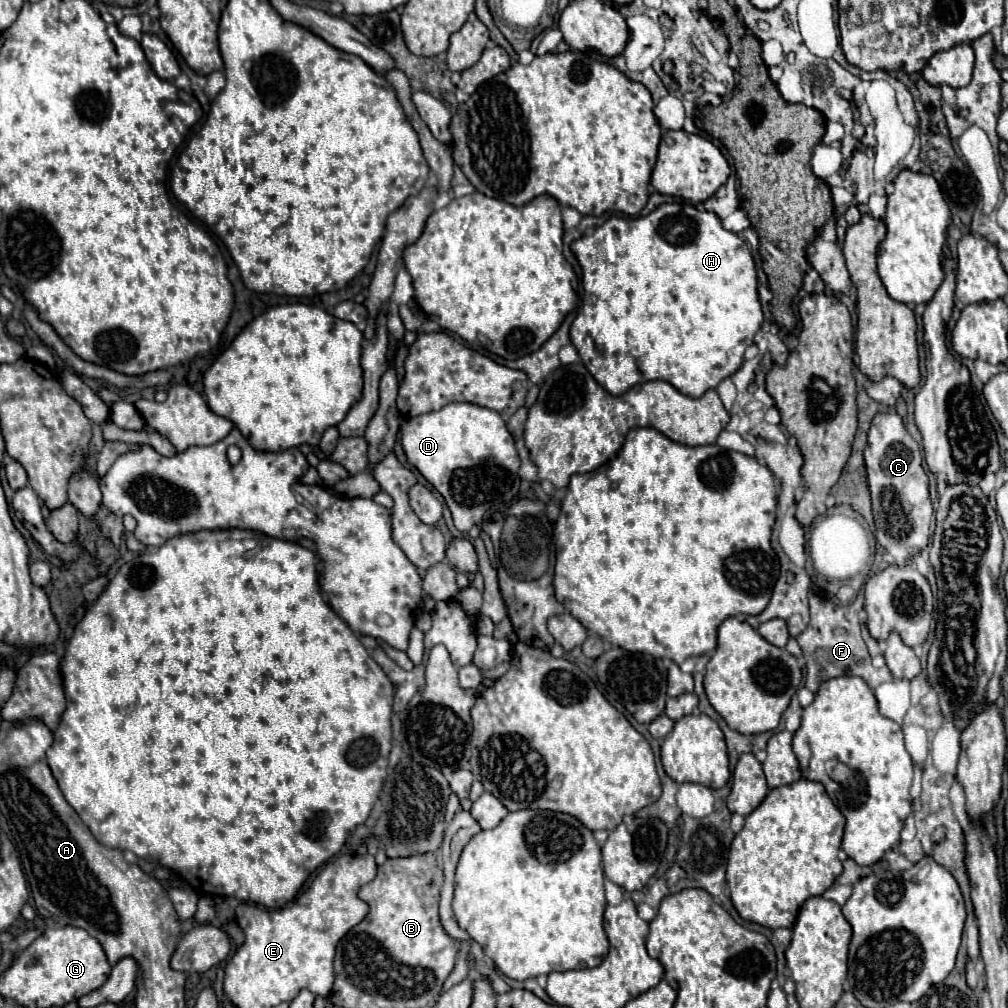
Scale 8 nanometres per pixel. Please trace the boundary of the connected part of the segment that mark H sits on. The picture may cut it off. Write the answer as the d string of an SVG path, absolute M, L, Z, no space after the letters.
M664 203L658 209L654 209L646 217L618 217L612 215L604 225L600 225L592 235L584 235L572 243L572 251L582 265L582 285L584 285L584 301L582 301L582 311L574 319L570 327L570 339L576 351L580 353L586 369L592 373L592 377L610 393L610 395L622 395L630 387L644 383L644 381L668 381L674 385L680 393L688 397L702 397L708 389L718 387L718 383L738 371L738 367L744 361L744 351L748 345L754 343L754 335L762 325L762 307L758 291L756 291L756 267L754 259L748 251L746 241L732 233L726 231L716 217L716 213L710 211L698 211L690 203Z

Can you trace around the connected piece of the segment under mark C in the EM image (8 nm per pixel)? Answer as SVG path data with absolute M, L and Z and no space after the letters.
M896 411L874 415L864 449L864 461L872 493L876 539L898 565L906 565L928 545L934 511L928 495L928 477L922 469L922 451Z

